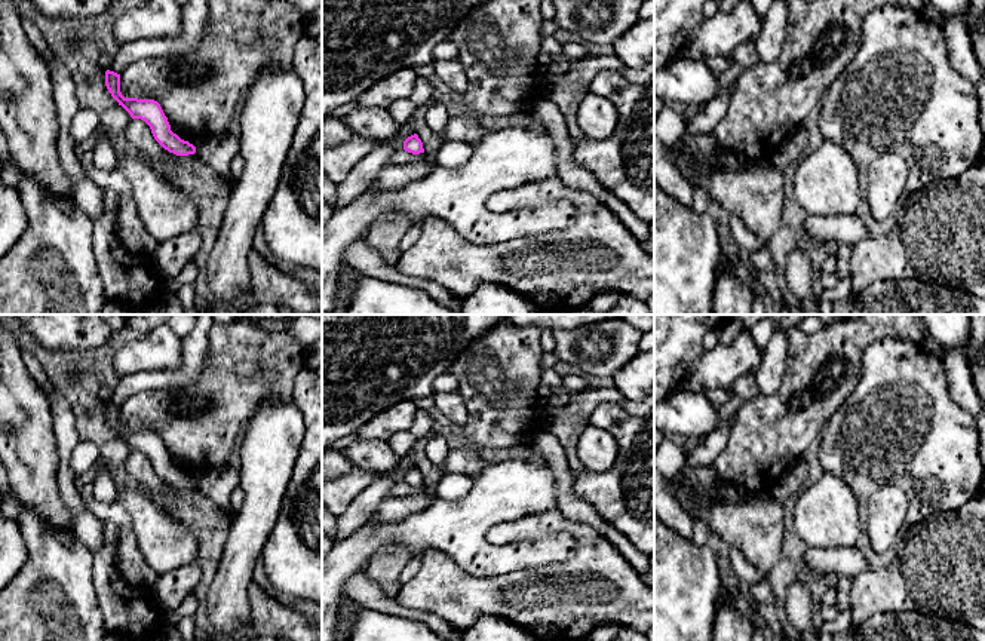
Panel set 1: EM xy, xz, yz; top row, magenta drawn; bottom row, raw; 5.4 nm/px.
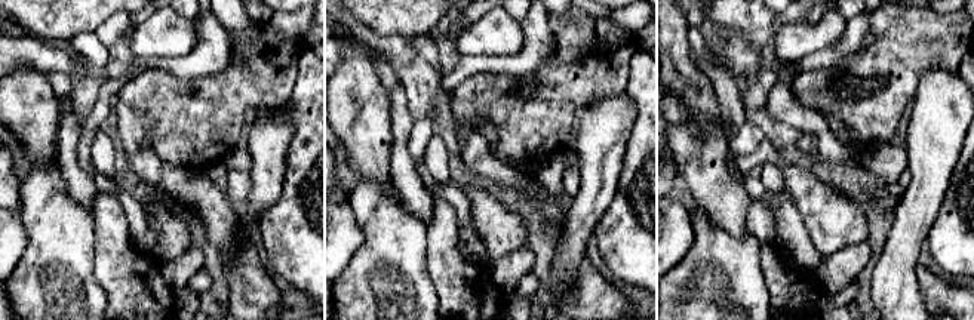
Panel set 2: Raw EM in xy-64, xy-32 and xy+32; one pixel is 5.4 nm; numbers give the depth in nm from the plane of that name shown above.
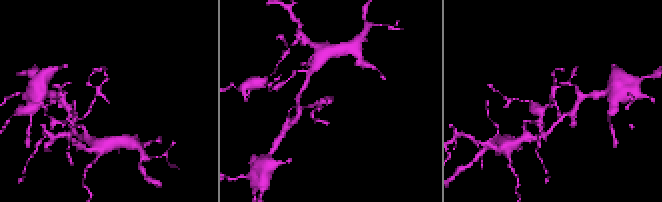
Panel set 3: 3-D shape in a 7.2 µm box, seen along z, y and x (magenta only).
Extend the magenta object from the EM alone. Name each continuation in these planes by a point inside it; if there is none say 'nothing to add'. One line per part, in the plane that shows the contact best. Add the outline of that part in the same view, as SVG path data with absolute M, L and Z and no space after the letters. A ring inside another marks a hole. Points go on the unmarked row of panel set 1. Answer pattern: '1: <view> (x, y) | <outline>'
nothing to add

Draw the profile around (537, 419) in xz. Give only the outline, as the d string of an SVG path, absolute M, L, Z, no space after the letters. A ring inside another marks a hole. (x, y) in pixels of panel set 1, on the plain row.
M540 402L536 404L534 412L530 415L530 424L533 429L533 433L537 436L541 432L544 432L544 421L546 421L546 407Z

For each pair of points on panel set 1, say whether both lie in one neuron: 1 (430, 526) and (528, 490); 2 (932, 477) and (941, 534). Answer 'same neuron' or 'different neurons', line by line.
1: same neuron
2: different neurons

